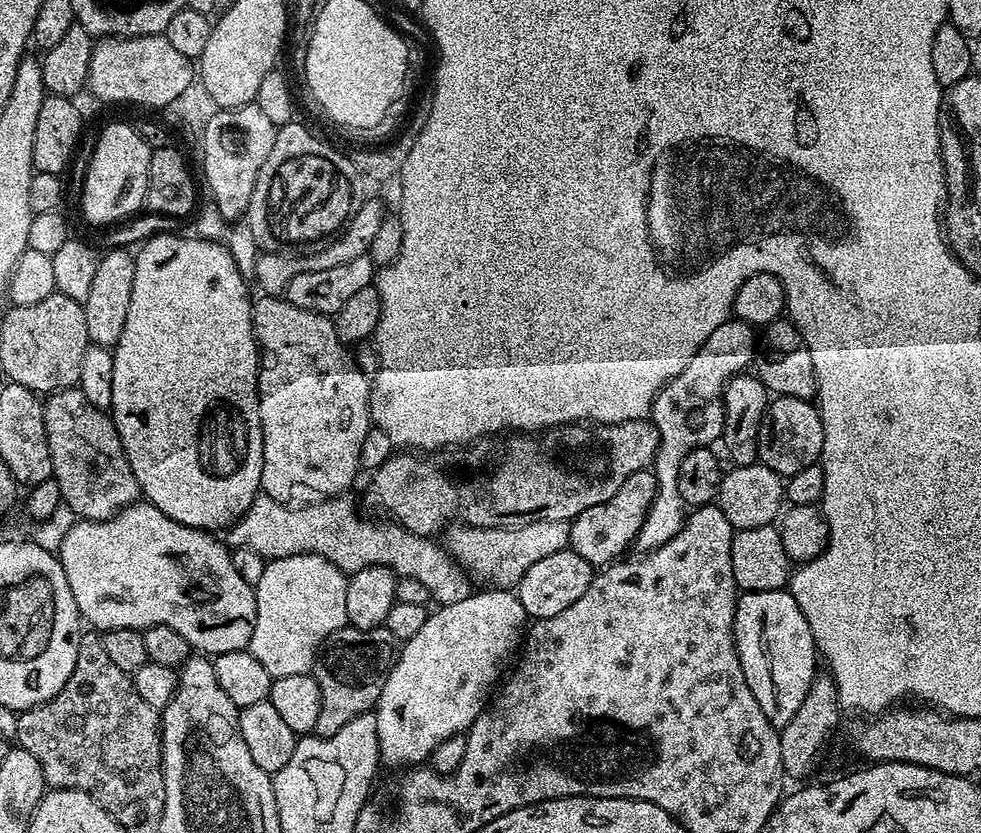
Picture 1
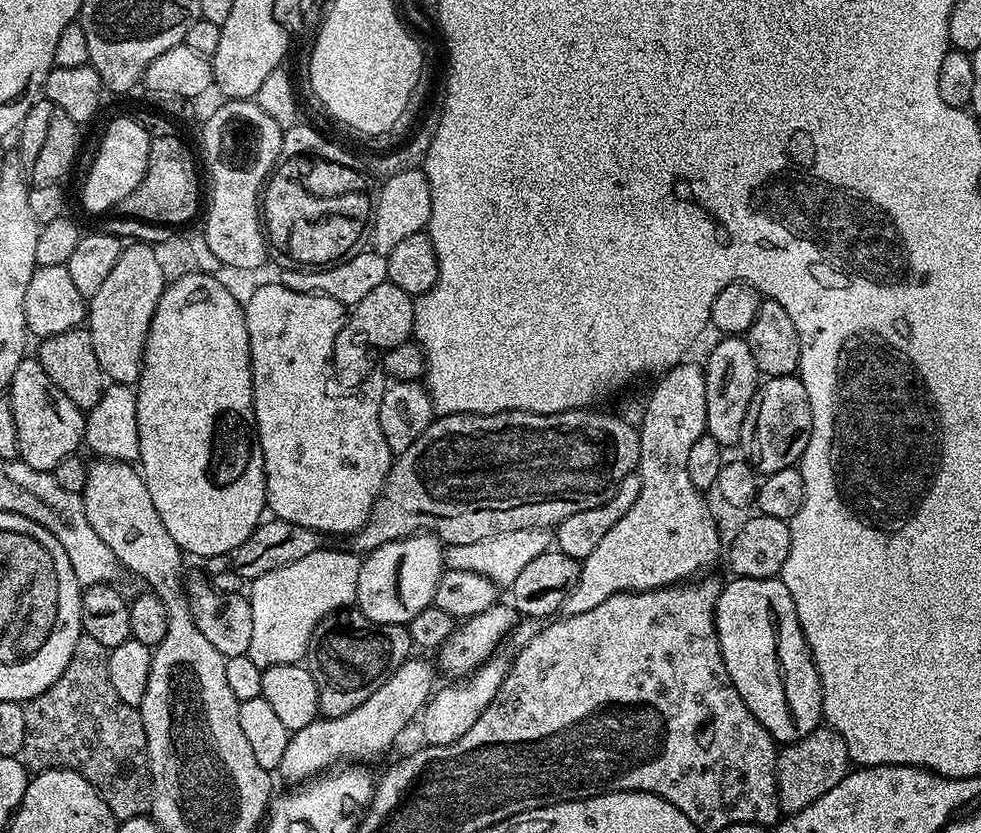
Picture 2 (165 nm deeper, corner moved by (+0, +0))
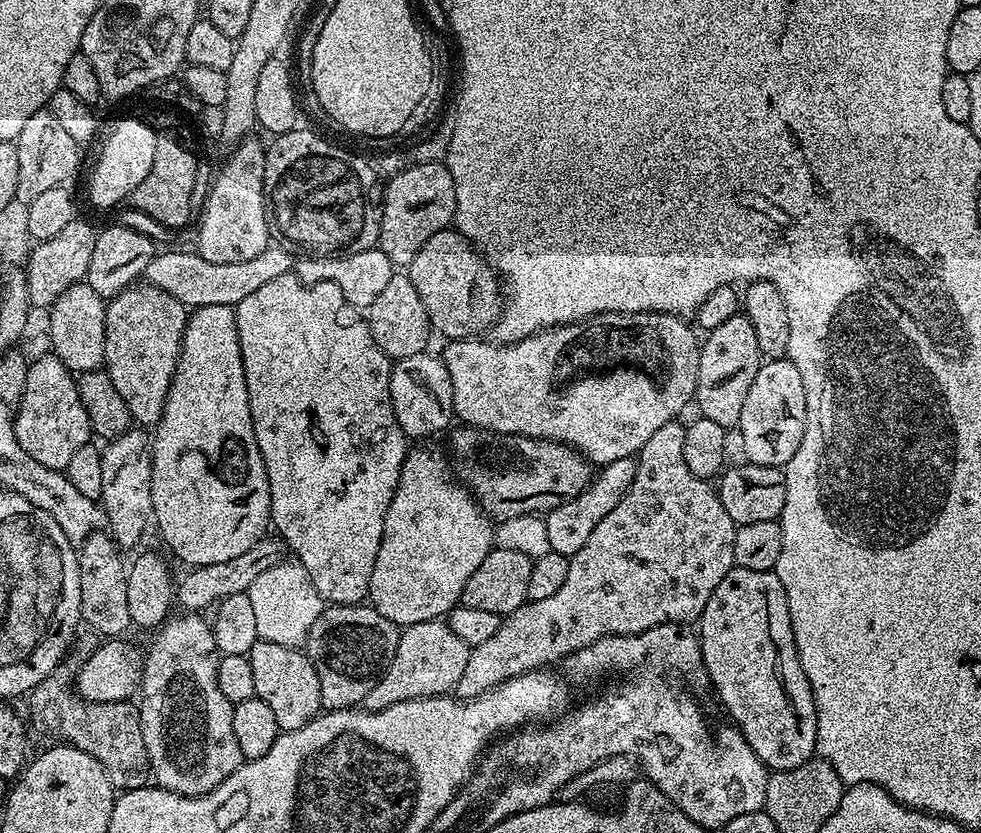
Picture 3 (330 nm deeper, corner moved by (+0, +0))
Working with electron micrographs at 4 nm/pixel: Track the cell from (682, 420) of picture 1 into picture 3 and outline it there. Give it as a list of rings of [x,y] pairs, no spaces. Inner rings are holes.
[[[674,419],[666,426],[661,426],[650,437],[650,442],[646,442],[646,446],[642,446],[642,450],[635,457],[636,473],[626,498],[622,498],[622,502],[618,502],[618,506],[614,506],[614,510],[610,510],[610,514],[606,514],[606,518],[602,518],[602,522],[598,522],[594,534],[590,534],[590,538],[586,538],[586,546],[582,546],[582,550],[578,550],[571,556],[566,570],[566,579],[562,582],[560,589],[551,598],[529,600],[527,604],[518,606],[518,610],[514,610],[509,616],[501,619],[497,632],[488,641],[482,642],[478,647],[472,649],[470,662],[466,662],[466,671],[454,689],[457,697],[481,696],[494,686],[515,676],[556,666],[552,664],[558,663],[559,660],[560,663],[567,661],[569,656],[590,646],[603,636],[629,636],[663,624],[688,626],[699,621],[702,610],[706,610],[706,602],[710,602],[710,594],[714,594],[714,586],[718,586],[718,582],[722,582],[722,578],[726,578],[726,574],[734,566],[734,534],[738,525],[730,518],[730,514],[726,514],[726,506],[722,506],[719,491],[709,481],[699,480],[694,474],[690,474],[690,466],[686,466],[686,462],[682,458],[682,446],[686,443],[686,427],[680,423],[679,419]]]

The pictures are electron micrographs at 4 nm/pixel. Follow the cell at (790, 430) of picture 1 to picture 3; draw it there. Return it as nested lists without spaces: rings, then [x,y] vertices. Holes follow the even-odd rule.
[[[787,358],[783,360],[765,359],[761,363],[758,374],[754,374],[754,383],[750,386],[746,394],[746,402],[742,406],[738,433],[740,432],[740,440],[744,443],[743,459],[749,464],[783,469],[784,465],[790,462],[790,458],[794,458],[802,442],[807,417],[806,386],[802,386],[802,374],[798,374],[798,366],[794,366]]]

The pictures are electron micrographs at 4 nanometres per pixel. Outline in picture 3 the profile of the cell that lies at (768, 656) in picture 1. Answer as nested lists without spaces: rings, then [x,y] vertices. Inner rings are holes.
[[[733,566],[726,578],[714,586],[714,594],[710,594],[710,602],[706,602],[706,610],[702,610],[698,621],[698,635],[706,680],[708,676],[717,698],[724,703],[732,719],[729,721],[739,728],[760,761],[772,772],[781,772],[794,770],[794,766],[802,766],[802,762],[813,759],[816,752],[814,694],[802,670],[802,662],[798,662],[786,590],[782,590],[782,582],[775,571]]]

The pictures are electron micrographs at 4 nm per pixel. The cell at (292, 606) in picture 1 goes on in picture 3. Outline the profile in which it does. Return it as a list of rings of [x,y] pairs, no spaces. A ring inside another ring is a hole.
[[[286,558],[281,564],[262,570],[262,574],[254,578],[247,593],[250,606],[254,609],[259,639],[278,642],[278,646],[303,649],[308,643],[310,626],[314,626],[318,614],[326,607],[318,590],[314,590],[314,582],[310,582],[310,574],[295,558]]]

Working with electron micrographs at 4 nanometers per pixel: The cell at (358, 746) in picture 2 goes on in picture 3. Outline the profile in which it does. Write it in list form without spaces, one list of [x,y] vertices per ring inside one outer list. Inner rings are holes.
[[[443,619],[409,624],[401,631],[398,650],[384,672],[383,678],[366,694],[363,707],[369,712],[384,710],[398,702],[417,700],[427,696],[443,696],[451,693],[466,671],[472,649]]]

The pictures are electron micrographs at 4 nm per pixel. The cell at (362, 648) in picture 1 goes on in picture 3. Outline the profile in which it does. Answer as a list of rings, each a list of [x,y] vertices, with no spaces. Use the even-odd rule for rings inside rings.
[[[333,604],[318,614],[314,626],[310,626],[306,651],[312,659],[314,670],[318,670],[318,686],[322,690],[321,709],[337,712],[343,708],[363,705],[366,694],[374,690],[376,683],[384,676],[394,654],[398,650],[401,629],[394,622],[382,618],[371,606],[360,604]]]

